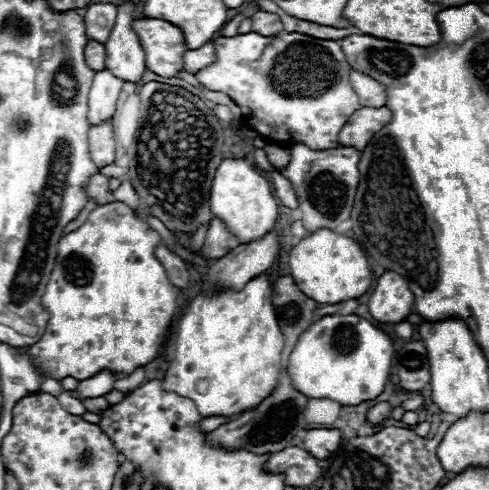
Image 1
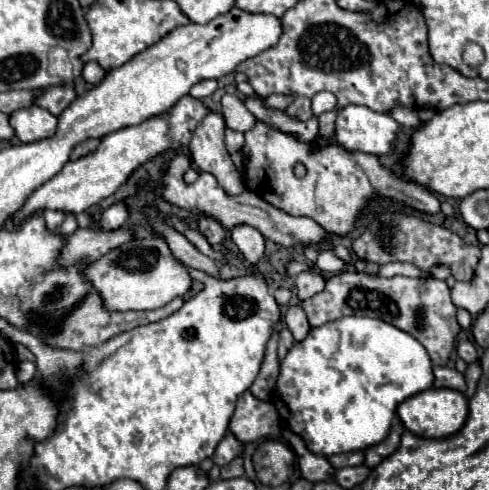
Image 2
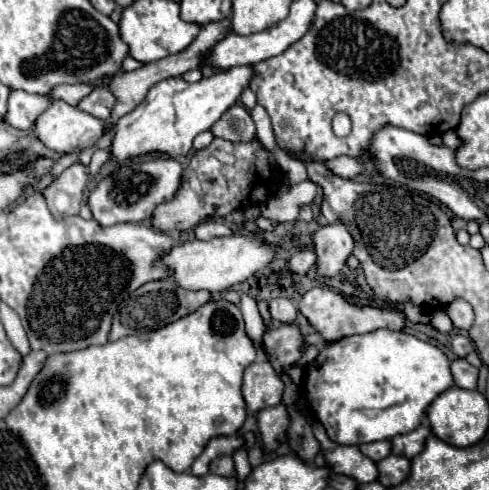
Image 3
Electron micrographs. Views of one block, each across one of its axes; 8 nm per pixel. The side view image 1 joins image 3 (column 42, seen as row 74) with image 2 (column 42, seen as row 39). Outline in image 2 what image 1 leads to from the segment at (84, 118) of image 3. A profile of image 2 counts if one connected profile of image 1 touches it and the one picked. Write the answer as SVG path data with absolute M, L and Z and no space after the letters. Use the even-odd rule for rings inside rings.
M28 106L10 114L10 126L20 142L36 142L56 132L58 118L40 106Z

